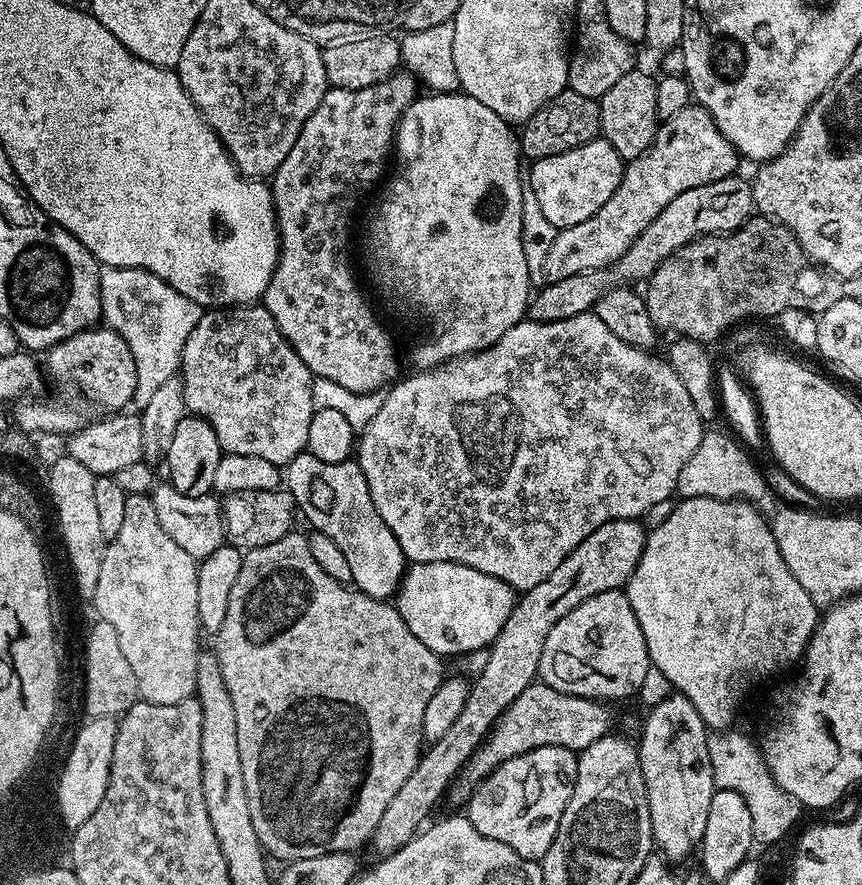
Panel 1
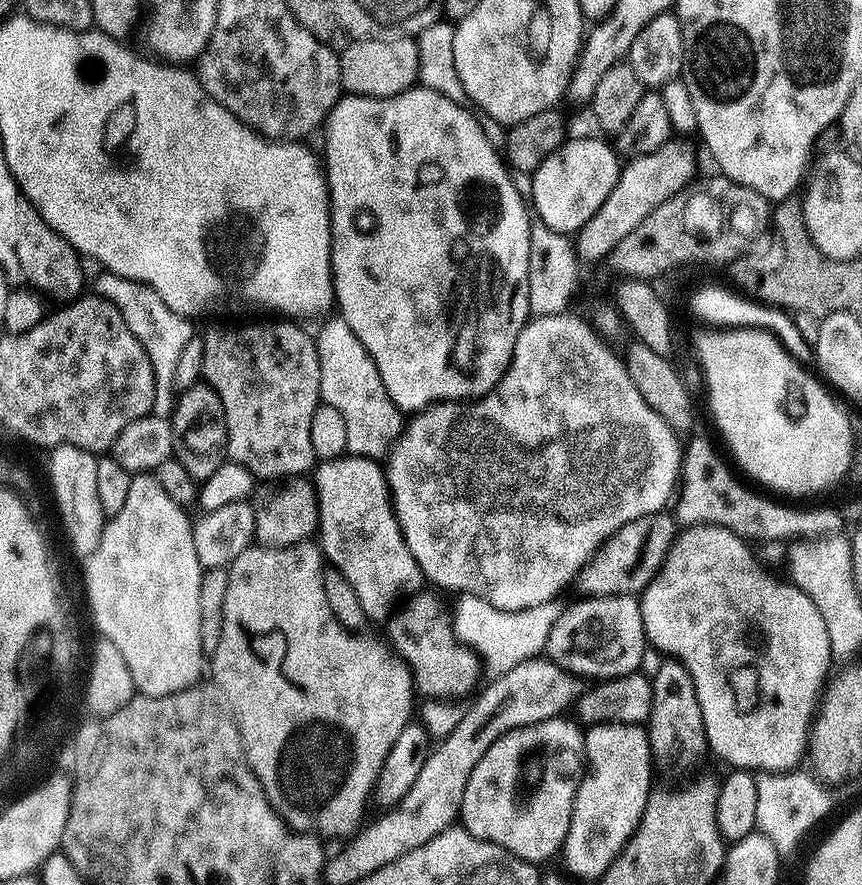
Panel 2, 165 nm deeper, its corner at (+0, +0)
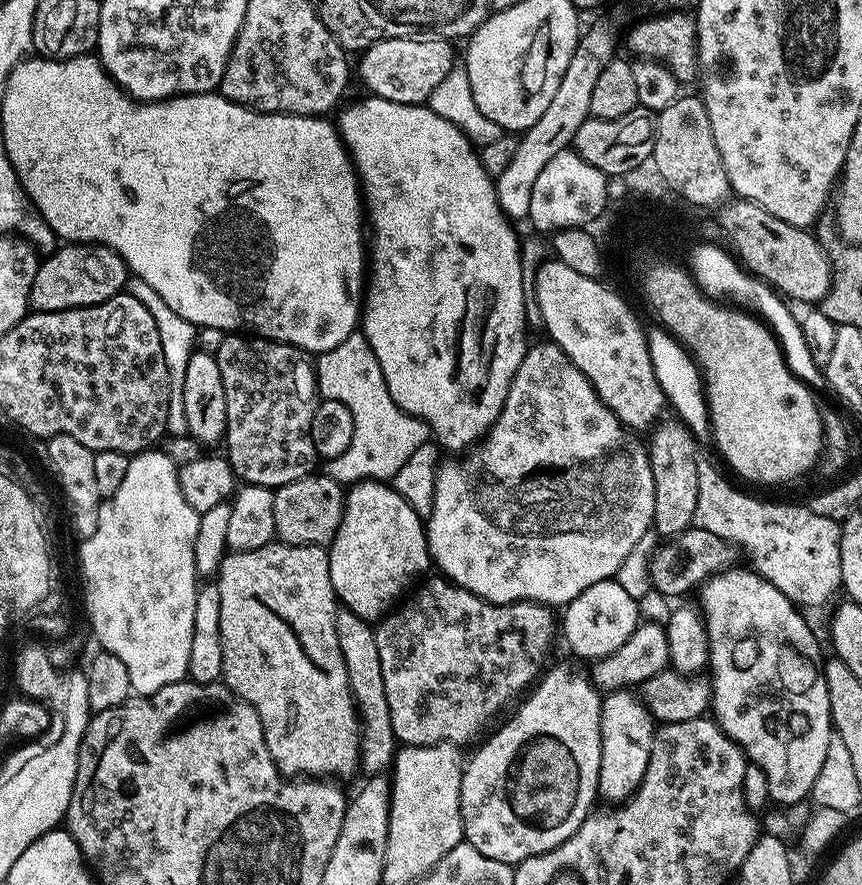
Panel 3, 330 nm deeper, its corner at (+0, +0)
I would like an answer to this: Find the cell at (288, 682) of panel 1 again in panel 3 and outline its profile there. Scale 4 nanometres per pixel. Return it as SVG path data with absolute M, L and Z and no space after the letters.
M271 542L260 549L250 550L249 552L229 551L225 555L224 561L220 563L220 571L218 573L218 583L220 585L220 597L222 598L222 622L220 623L220 637L222 638L222 677L223 683L238 698L242 698L250 706L254 706L254 710L258 714L258 718L262 722L262 734L266 738L266 750L270 750L270 758L274 762L274 766L280 775L285 778L340 778L336 776L352 776L357 775L360 767L360 718L356 714L356 704L352 700L352 691L348 685L346 678L346 662L342 662L342 650L338 650L338 634L336 633L336 621L334 619L334 601L336 600L336 591L330 582L330 566L328 565L327 551L319 544L281 544L279 542Z

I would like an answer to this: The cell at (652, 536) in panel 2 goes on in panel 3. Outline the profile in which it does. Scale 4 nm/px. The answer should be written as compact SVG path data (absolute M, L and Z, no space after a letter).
M695 526L685 530L680 537L671 542L664 542L652 556L648 564L648 572L652 575L652 584L664 596L680 596L683 592L699 589L704 581L719 572L726 572L737 563L738 552L728 541L718 538L718 534L710 534L710 530L702 530Z

